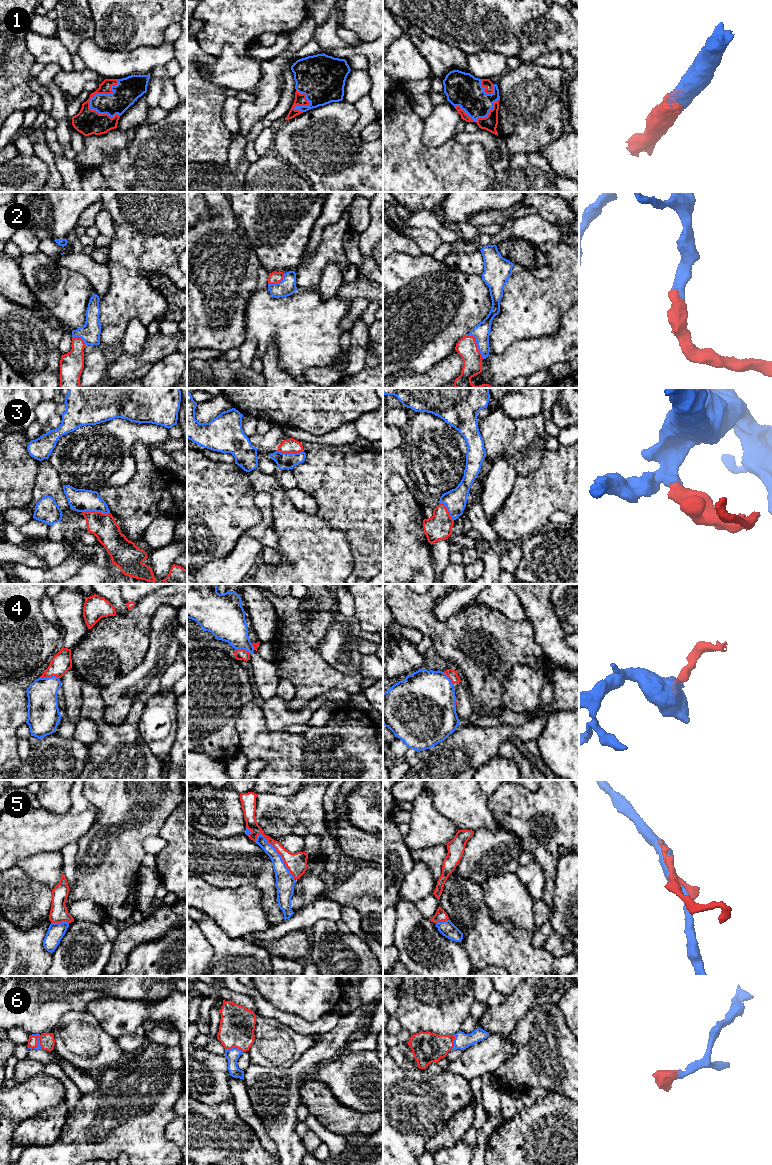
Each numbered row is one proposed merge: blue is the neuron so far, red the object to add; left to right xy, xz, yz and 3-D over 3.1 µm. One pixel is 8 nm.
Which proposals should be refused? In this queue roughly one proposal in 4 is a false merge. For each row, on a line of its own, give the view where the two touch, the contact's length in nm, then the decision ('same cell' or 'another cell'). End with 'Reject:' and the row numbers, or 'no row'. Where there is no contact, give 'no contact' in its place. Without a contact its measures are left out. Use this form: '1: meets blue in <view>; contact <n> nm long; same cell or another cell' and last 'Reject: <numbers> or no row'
1: meets blue in xy; contact 340 nm long; same cell
2: meets blue in yz; contact 240 nm long; same cell
3: meets blue in xy; contact 220 nm long; same cell
4: meets blue in xy; contact 160 nm long; another cell
5: meets blue in xz; contact 460 nm long; another cell
6: meets blue in xz; contact 150 nm long; same cell
Reject: 4, 5

